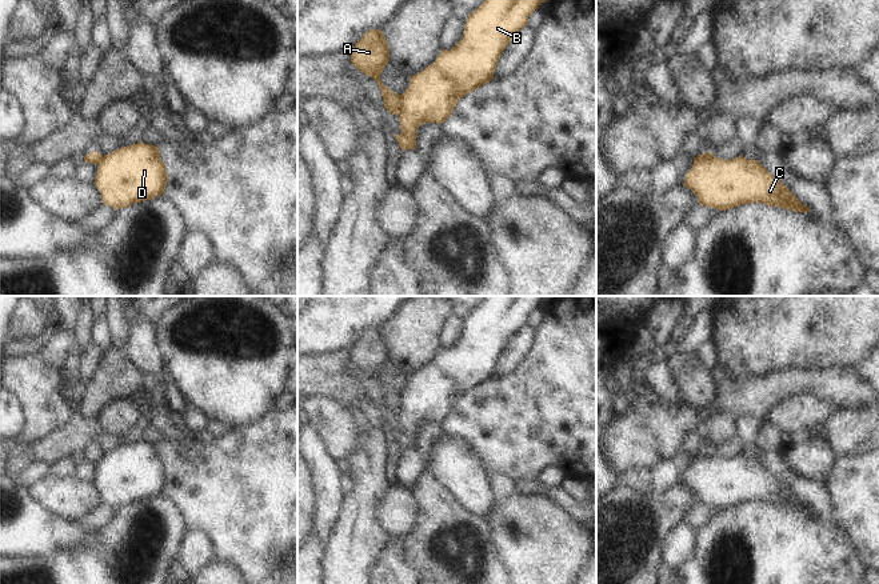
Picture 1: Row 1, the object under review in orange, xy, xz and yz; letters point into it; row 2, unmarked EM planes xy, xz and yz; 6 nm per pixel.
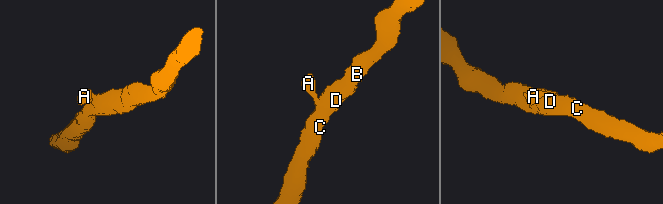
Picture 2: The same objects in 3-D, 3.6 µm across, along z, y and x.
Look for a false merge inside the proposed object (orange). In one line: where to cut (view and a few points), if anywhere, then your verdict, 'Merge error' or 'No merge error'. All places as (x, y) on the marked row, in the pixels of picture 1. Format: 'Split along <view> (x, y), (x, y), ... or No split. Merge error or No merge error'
Split along xz (400, 95), (400, 112), (398, 115). Merge error

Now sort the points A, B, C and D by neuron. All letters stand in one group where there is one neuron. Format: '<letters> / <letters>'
A / B C D

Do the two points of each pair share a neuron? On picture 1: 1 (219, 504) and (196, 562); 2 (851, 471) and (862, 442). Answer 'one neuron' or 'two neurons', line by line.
1: two neurons
2: two neurons

